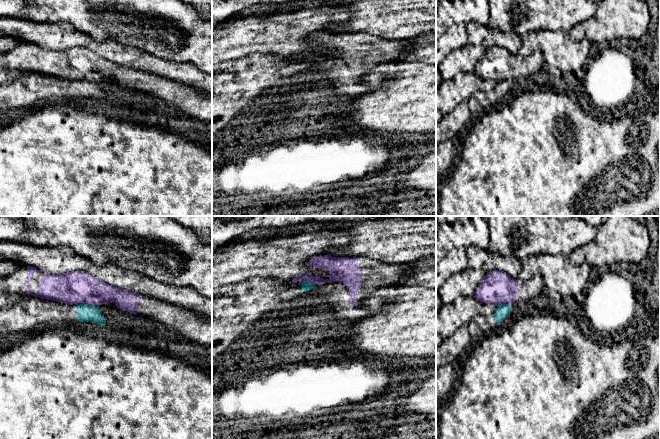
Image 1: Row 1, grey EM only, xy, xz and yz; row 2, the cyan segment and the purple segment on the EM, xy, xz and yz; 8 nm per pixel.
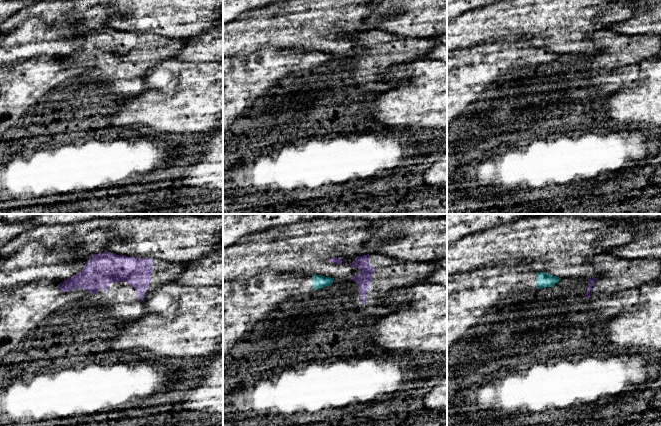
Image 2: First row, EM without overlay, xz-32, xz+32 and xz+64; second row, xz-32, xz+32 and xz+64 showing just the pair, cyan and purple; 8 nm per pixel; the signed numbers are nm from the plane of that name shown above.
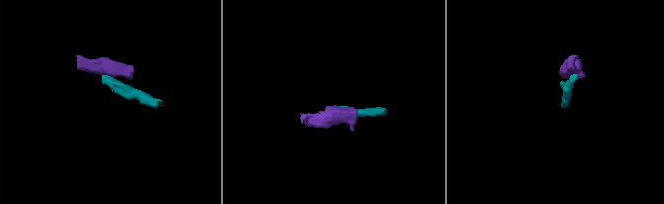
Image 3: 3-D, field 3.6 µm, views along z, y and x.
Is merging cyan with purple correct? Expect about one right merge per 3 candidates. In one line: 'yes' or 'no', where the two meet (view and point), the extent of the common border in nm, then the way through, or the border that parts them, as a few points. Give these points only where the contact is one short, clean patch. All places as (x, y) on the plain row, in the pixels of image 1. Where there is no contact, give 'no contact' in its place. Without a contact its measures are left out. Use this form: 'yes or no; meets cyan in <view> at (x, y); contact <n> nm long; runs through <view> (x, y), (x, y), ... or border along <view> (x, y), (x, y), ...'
no; meets cyan in xy at (85, 80); contact 140 nm long; border along xy (94, 80), (77, 81)

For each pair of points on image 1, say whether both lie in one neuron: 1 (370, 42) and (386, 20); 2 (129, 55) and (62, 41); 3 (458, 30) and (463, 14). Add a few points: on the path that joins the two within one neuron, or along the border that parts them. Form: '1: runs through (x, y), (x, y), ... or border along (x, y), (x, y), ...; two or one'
1: border along (359, 33), (368, 33), (385, 39), (397, 40); two
2: runs through (112, 51), (96, 47), (87, 41), (79, 41); one
3: border along (465, 25), (454, 24), (446, 31); two

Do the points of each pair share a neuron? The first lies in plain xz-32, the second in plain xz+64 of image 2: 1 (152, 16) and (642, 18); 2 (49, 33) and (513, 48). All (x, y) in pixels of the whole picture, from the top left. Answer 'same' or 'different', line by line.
1: same
2: different

